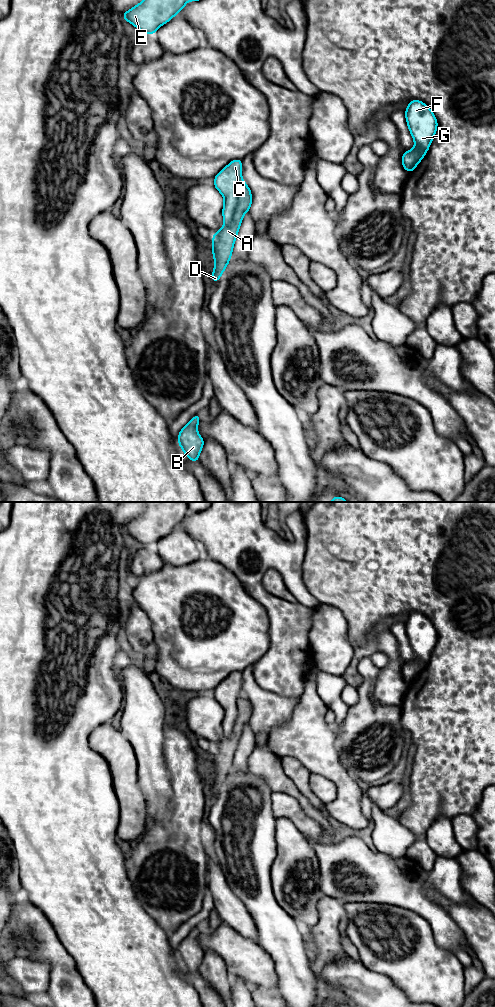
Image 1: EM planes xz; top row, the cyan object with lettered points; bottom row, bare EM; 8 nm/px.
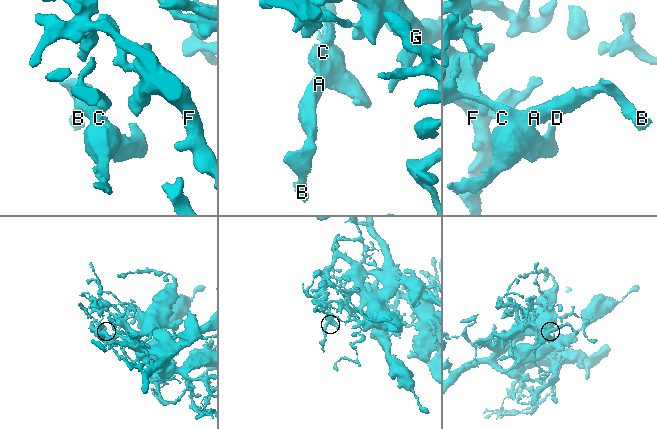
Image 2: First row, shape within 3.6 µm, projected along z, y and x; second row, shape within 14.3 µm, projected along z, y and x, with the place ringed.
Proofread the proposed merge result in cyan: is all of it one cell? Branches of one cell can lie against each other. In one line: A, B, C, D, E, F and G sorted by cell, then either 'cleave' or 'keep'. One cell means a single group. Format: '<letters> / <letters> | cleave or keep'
A B D / C E F G | cleave

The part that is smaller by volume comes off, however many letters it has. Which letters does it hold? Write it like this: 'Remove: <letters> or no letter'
Remove: A, B, D

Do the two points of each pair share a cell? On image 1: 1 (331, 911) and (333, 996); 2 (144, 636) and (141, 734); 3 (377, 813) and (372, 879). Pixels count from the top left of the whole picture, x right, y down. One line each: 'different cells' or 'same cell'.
1: same cell
2: same cell
3: different cells

